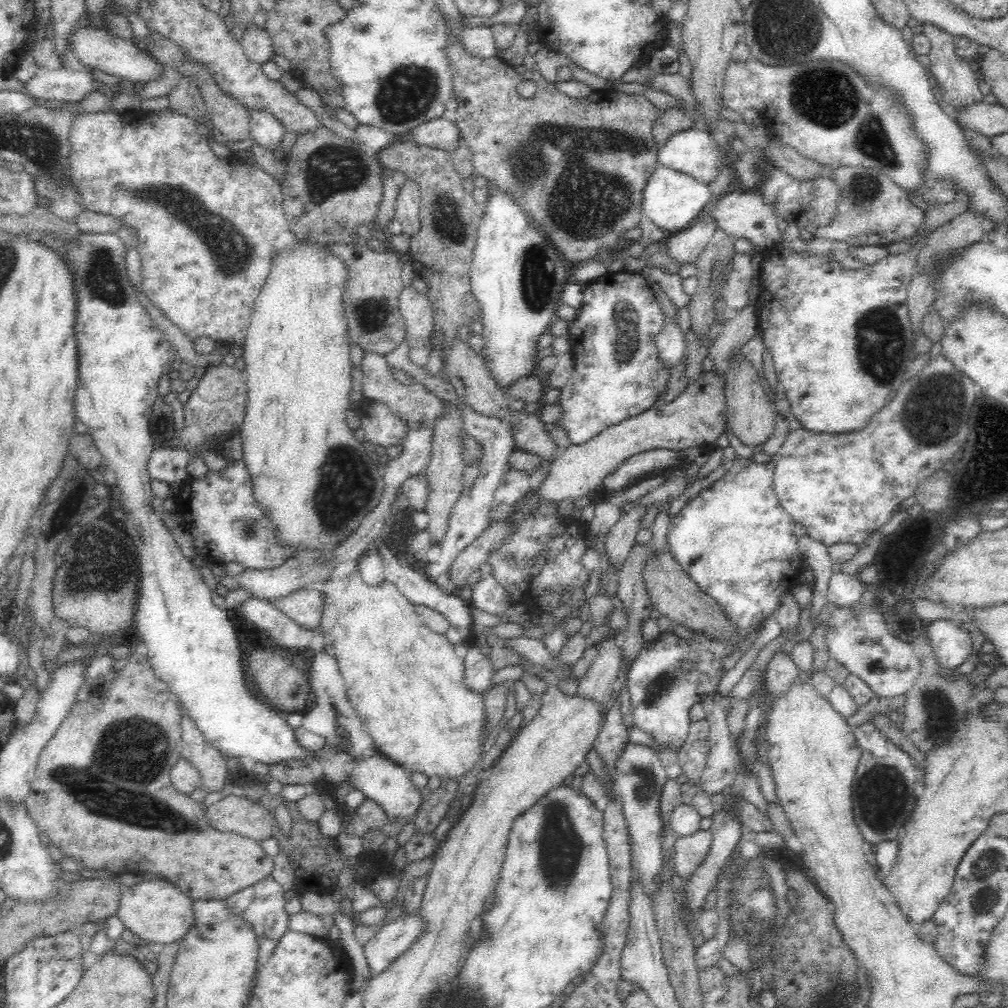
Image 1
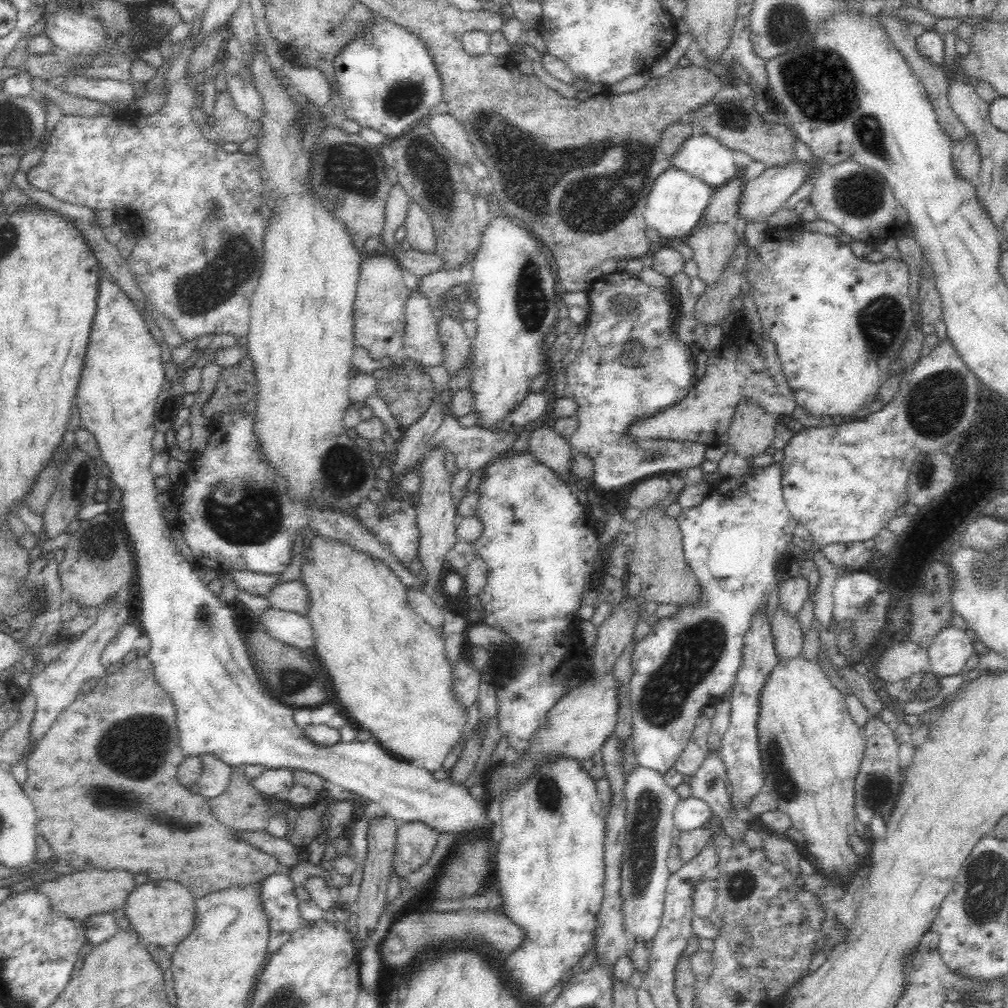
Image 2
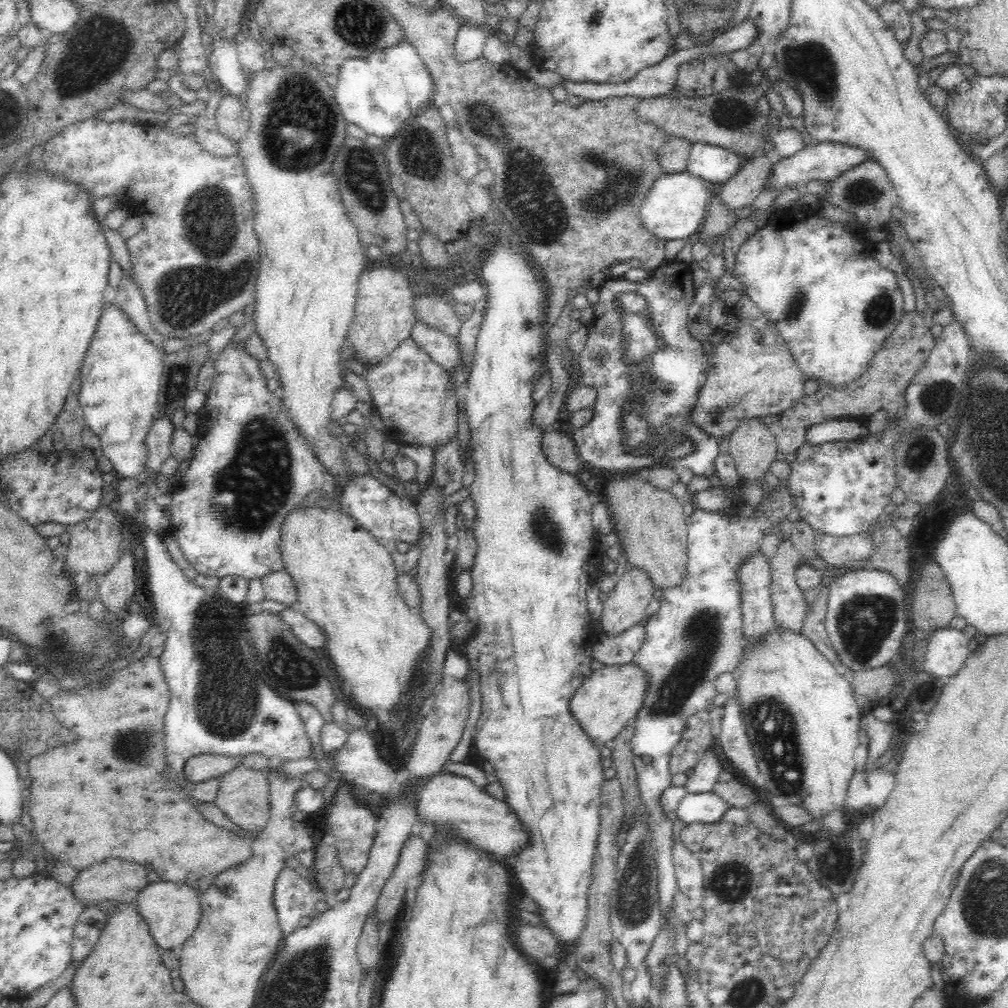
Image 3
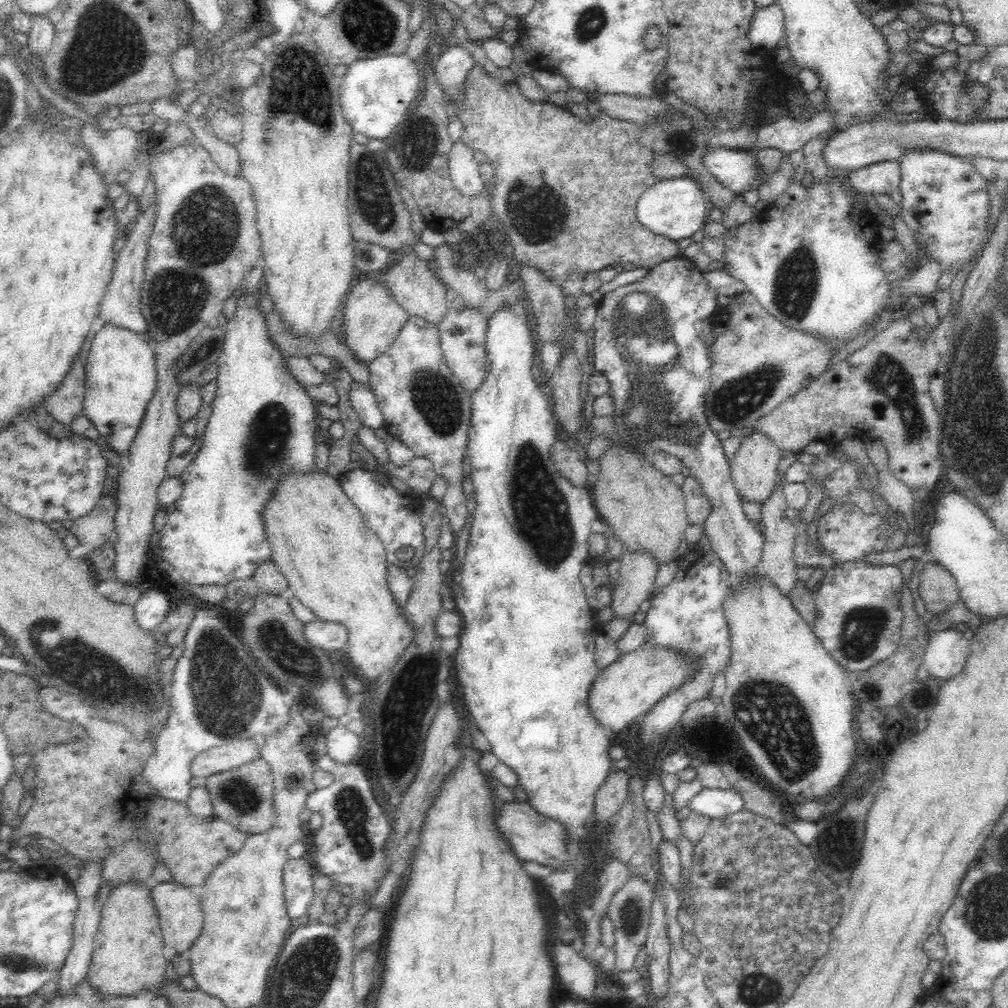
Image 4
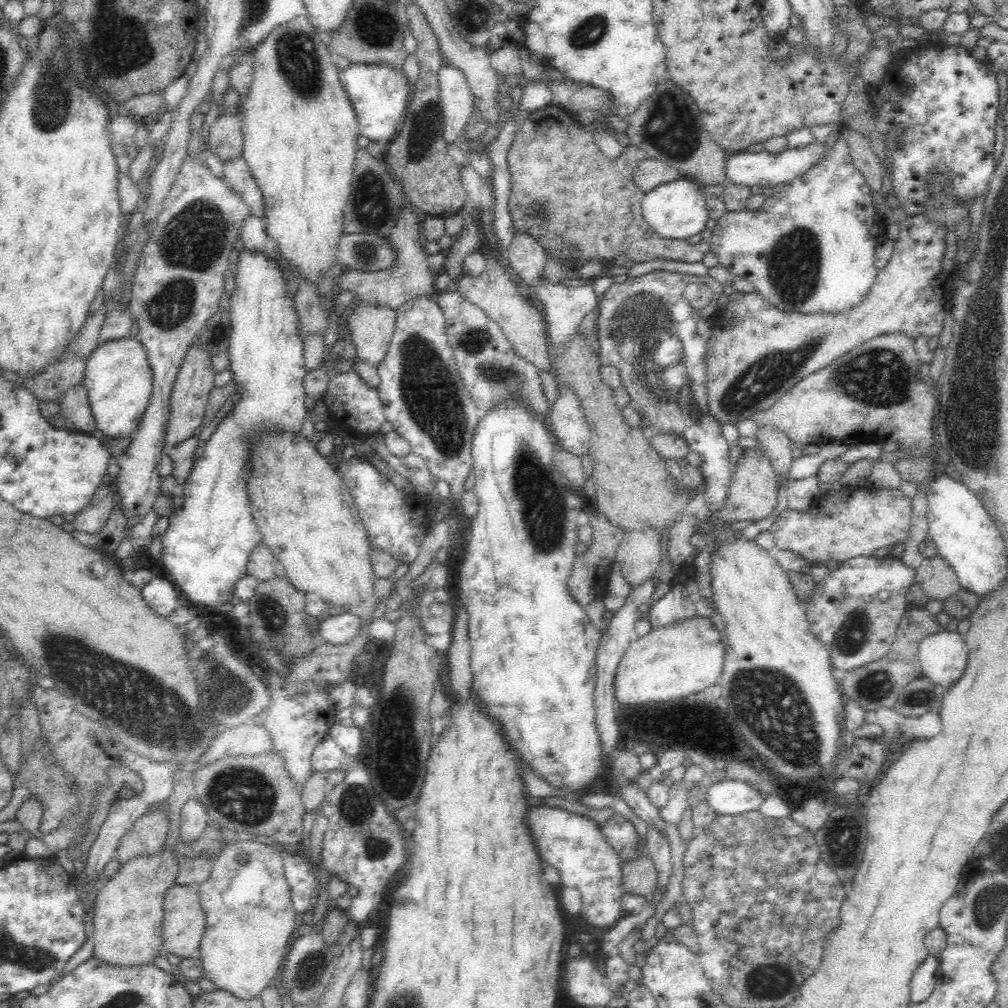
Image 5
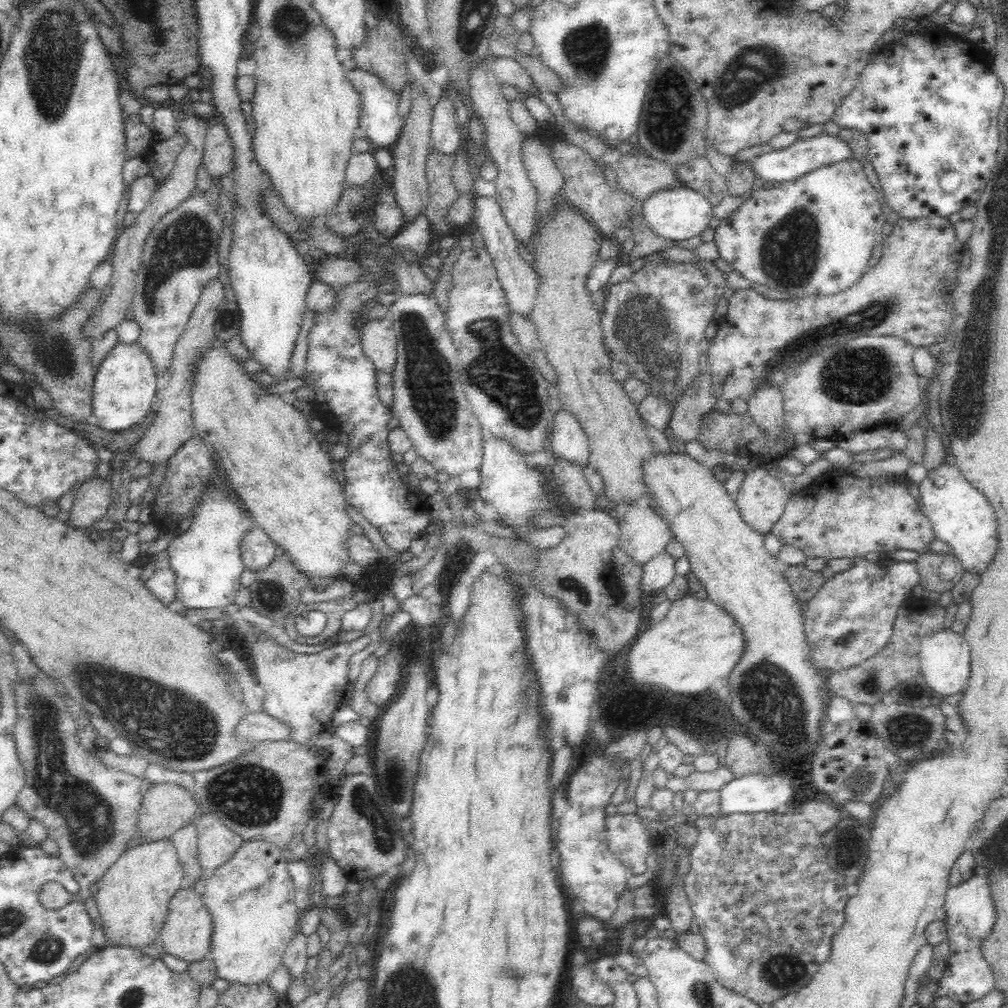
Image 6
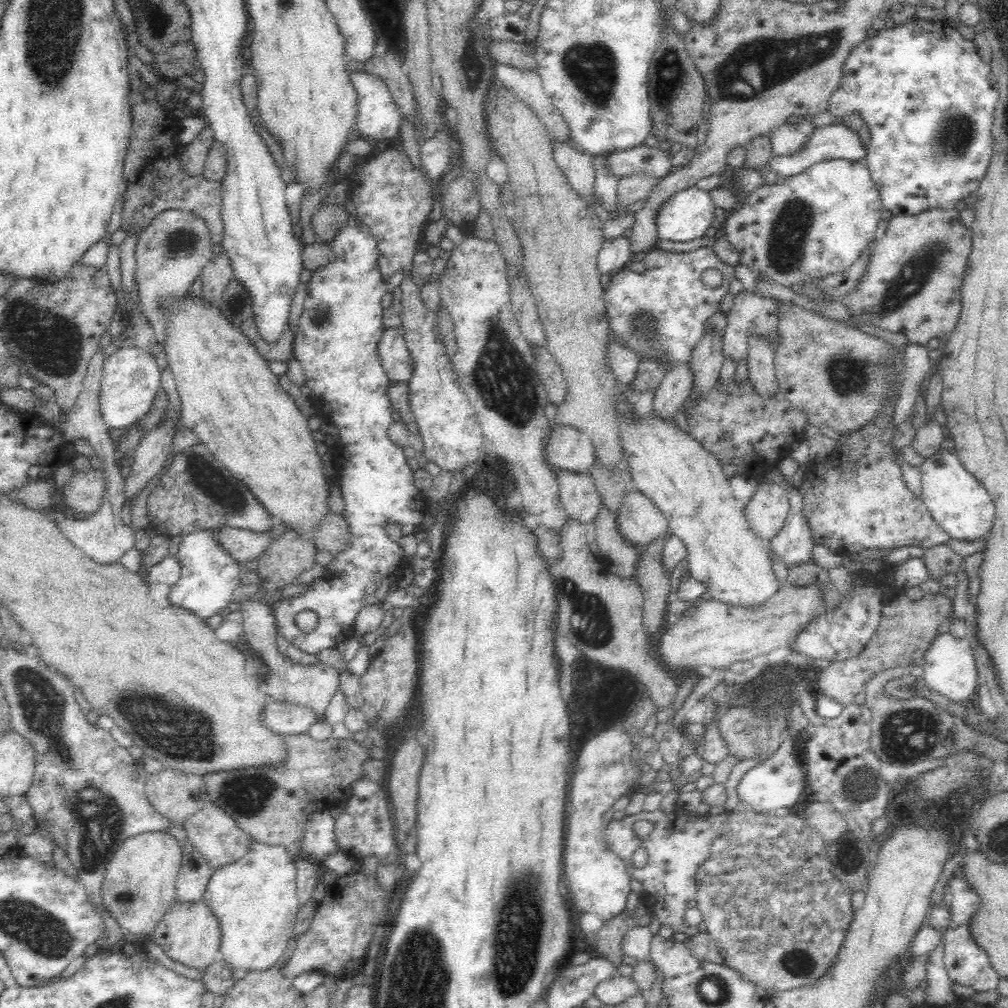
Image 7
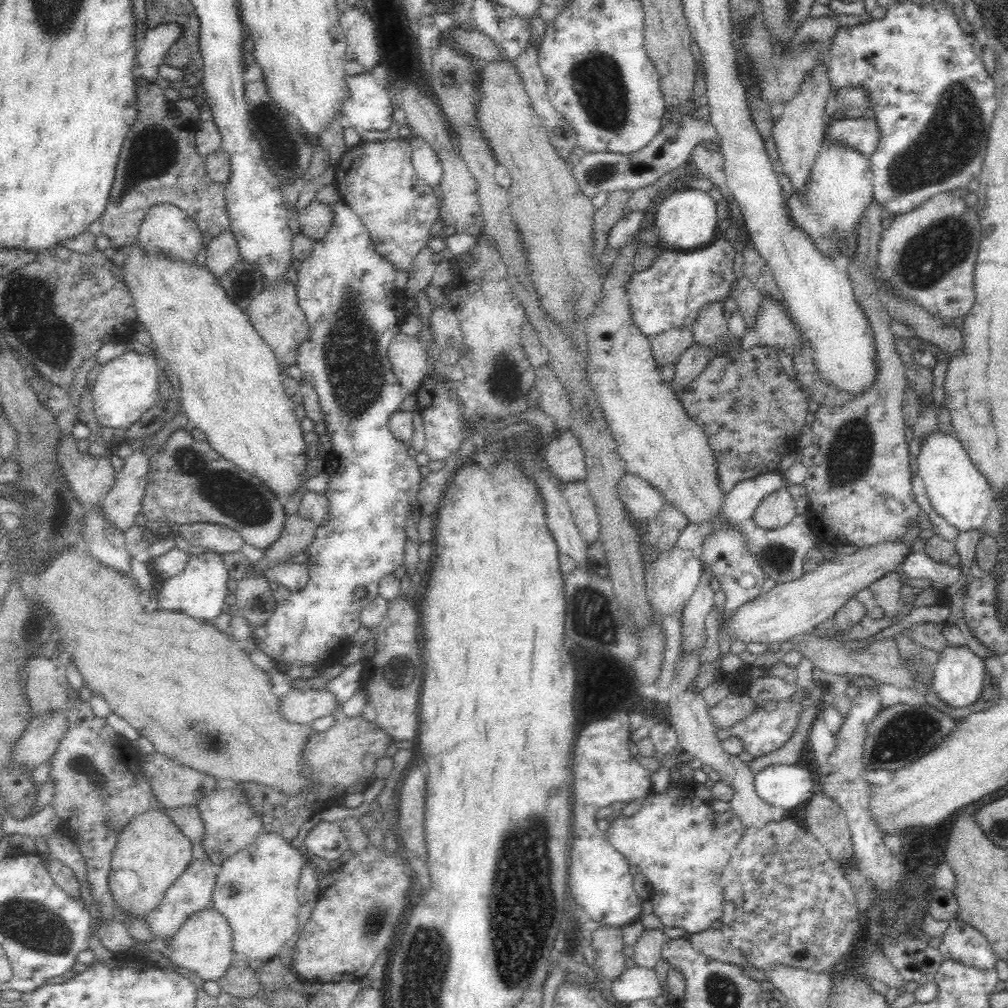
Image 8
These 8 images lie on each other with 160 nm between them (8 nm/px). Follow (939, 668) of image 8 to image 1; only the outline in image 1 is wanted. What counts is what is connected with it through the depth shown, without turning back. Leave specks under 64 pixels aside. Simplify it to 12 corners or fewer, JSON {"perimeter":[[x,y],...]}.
{"perimeter":[[955,620],[926,624],[923,634],[941,668],[958,668],[973,647]]}

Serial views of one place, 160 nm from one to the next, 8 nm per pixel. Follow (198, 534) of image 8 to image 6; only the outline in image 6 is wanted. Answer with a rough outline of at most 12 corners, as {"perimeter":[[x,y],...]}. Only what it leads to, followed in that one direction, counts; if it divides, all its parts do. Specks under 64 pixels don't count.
{"perimeter":[[258,526],[242,539],[243,568],[268,568],[276,544]]}

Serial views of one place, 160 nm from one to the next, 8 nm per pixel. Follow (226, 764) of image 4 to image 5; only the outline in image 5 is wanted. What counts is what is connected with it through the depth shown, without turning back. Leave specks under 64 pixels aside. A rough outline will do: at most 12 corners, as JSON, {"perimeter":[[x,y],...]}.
{"perimeter":[[262,726],[219,732],[198,760],[195,771],[224,756],[270,752],[272,741]]}

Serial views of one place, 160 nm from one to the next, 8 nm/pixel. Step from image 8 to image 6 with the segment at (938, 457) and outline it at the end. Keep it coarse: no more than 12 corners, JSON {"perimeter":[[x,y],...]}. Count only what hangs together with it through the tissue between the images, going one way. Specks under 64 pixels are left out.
{"perimeter":[[943,462],[918,485],[935,538],[964,573],[986,574],[999,541],[988,499]]}

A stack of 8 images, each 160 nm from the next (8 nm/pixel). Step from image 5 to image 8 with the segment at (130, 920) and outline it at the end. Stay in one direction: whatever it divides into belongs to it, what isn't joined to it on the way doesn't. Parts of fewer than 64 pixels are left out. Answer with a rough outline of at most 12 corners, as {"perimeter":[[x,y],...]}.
{"perimeter":[[162,806],[118,835],[108,886],[132,919],[157,909],[192,862]]}

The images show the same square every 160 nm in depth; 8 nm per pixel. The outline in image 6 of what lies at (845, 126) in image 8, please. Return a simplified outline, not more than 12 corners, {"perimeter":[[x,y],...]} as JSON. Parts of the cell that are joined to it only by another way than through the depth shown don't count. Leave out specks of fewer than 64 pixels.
{"perimeter":[[820,133],[747,162],[779,185],[851,159],[839,136]]}

